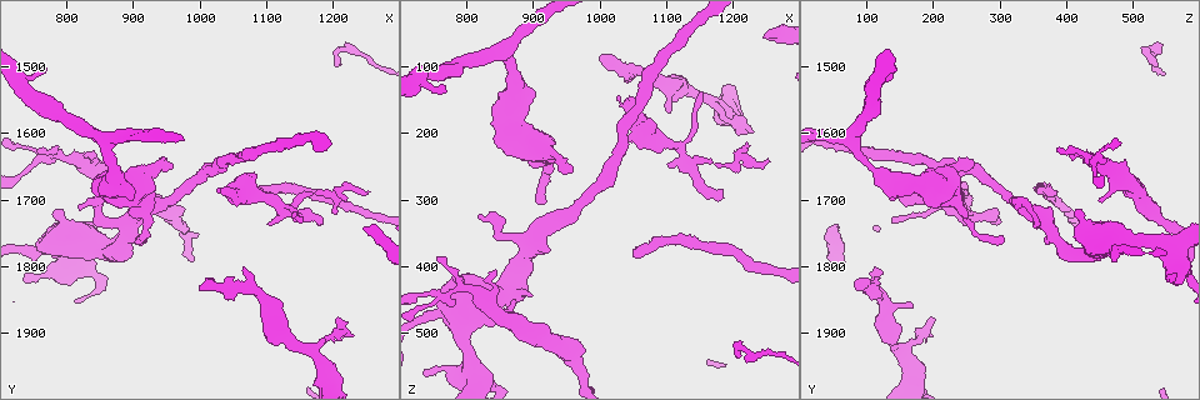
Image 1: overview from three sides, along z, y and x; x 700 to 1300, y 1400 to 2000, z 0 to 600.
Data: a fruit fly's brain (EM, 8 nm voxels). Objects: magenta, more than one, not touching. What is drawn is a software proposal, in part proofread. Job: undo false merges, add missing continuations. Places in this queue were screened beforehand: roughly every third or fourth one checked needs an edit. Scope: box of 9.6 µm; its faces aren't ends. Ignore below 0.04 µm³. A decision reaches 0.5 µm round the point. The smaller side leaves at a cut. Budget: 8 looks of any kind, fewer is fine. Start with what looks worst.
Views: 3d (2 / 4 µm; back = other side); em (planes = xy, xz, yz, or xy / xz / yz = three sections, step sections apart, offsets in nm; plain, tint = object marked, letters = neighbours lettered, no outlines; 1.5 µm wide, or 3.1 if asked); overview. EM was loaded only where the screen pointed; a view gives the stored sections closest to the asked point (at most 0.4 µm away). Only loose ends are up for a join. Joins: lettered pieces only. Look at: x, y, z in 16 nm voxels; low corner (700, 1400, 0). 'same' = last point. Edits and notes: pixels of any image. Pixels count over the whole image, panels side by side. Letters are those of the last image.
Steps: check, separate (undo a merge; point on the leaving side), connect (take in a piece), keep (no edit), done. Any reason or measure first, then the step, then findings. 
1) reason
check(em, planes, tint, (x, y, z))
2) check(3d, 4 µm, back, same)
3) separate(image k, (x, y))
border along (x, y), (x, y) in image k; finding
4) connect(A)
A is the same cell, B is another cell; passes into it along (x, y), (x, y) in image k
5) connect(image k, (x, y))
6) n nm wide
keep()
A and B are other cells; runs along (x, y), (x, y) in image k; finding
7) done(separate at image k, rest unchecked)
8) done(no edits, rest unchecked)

free end
check(em, planes, plain, (1205, 1880, 205))

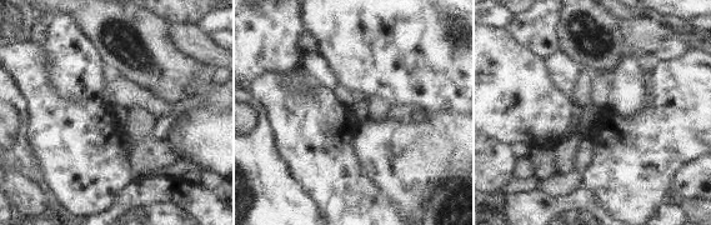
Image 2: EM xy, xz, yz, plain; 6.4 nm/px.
see the neighbours
check(em, planes, letters, same)

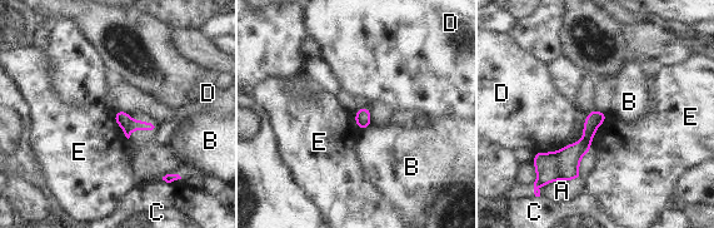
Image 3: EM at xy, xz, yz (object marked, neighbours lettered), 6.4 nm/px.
keep()
A, B, C, D and E are other cells; border along (609, 115), (598, 128), (590, 145) in image 3; no lettered piece goes on from it

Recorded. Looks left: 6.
branch stops here
check(em, planes, plain, (1105, 1735, 245))

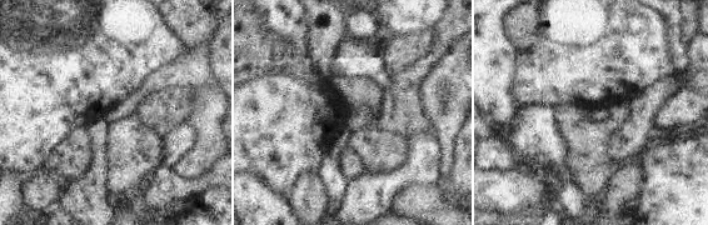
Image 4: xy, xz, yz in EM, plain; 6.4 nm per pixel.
what lies round it
check(em, planes, letters, same)

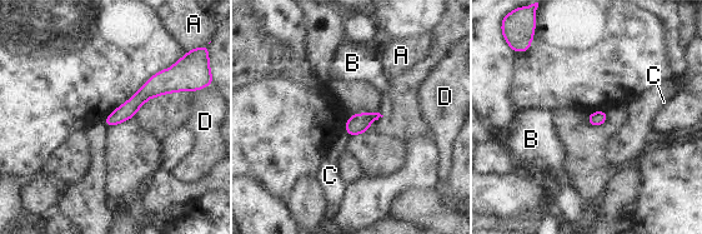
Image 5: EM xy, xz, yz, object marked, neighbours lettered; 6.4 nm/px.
keep()
A, B, C and D are other cells; runs along (176, 83), (149, 89), (108, 122) in image 5; none of them fits

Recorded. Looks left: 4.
check(em, xz, step 4, tint, (755, 1625, 390))

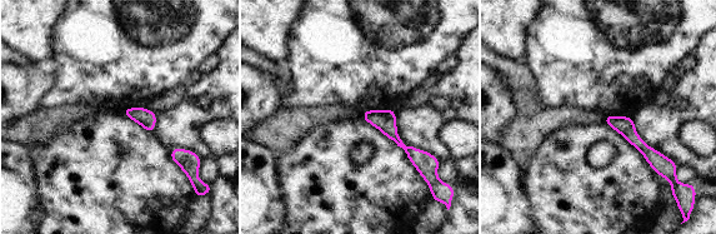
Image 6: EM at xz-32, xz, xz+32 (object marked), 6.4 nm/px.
check(em, planes, letters, same)

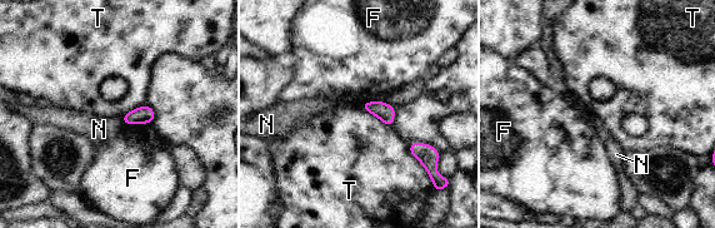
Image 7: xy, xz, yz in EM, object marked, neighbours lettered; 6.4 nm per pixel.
110 nm wide
keep()
F, N and T are other cells; border along (360, 103), (364, 109), (390, 128) in image 7; no lettered piece goes on from it

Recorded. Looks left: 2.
done(no edits, rest unchecked)

